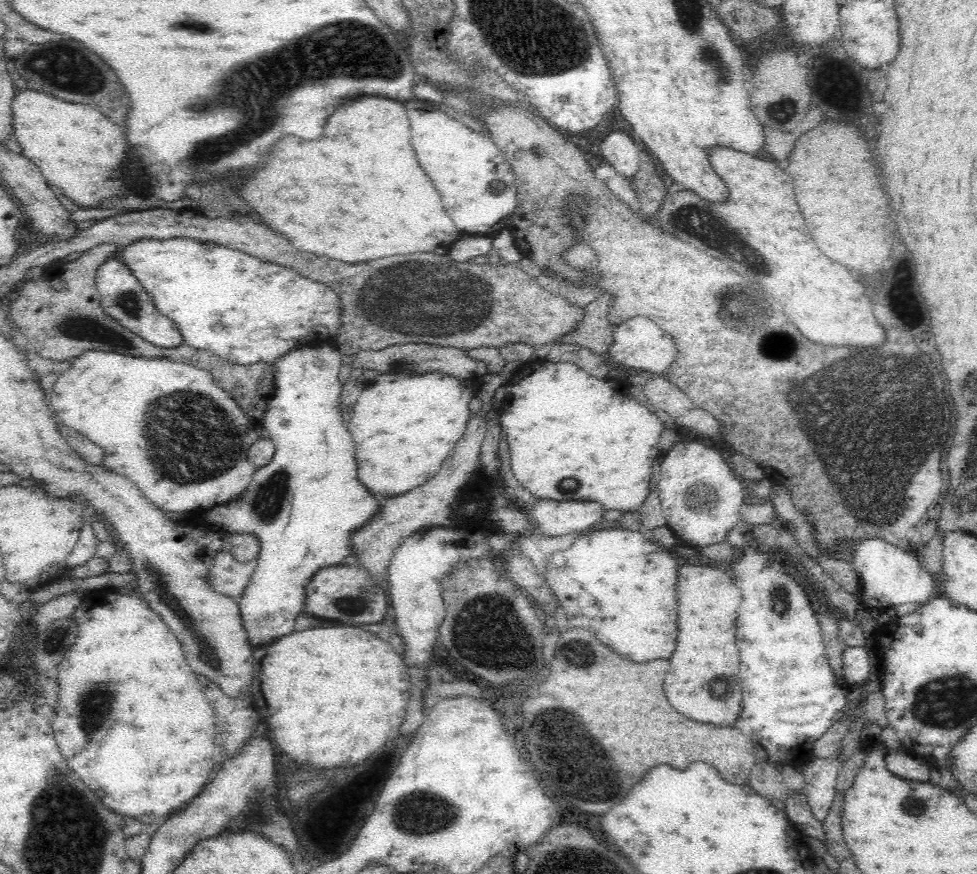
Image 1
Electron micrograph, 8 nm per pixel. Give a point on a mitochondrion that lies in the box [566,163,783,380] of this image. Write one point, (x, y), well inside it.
(715, 230)

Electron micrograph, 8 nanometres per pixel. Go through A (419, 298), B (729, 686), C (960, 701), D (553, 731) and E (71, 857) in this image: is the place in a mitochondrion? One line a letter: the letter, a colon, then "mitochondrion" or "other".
A: mitochondrion
B: mitochondrion
C: mitochondrion
D: mitochondrion
E: mitochondrion

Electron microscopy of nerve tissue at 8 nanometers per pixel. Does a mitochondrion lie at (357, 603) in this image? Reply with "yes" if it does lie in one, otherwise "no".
yes

